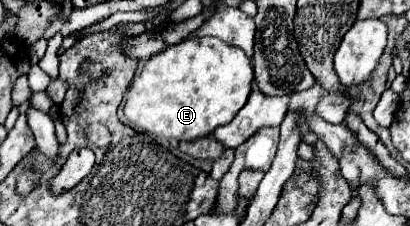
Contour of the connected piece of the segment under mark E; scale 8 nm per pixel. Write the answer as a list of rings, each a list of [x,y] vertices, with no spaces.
[[[216,37],[186,39],[148,59],[142,73],[132,81],[124,115],[132,125],[152,135],[194,141],[234,119],[250,95],[252,81],[252,63],[242,49]]]

